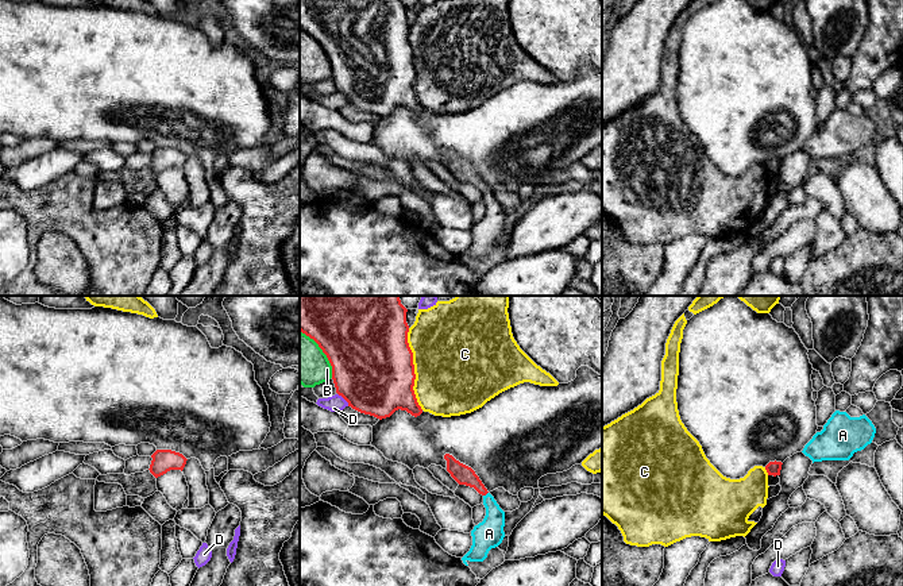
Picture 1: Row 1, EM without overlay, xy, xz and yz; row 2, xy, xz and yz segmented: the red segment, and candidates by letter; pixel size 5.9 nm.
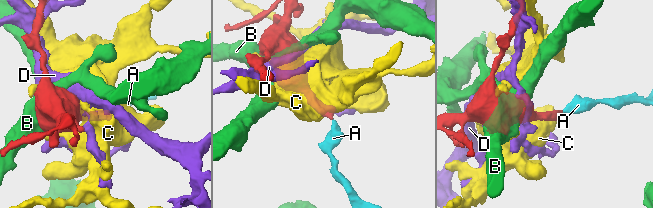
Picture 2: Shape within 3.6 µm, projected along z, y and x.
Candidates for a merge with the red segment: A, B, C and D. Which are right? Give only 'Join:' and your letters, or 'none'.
Join: A

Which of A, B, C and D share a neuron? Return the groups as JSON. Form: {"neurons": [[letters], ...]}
{"neurons": [["A"], ["B"], ["C"], ["D"]]}

